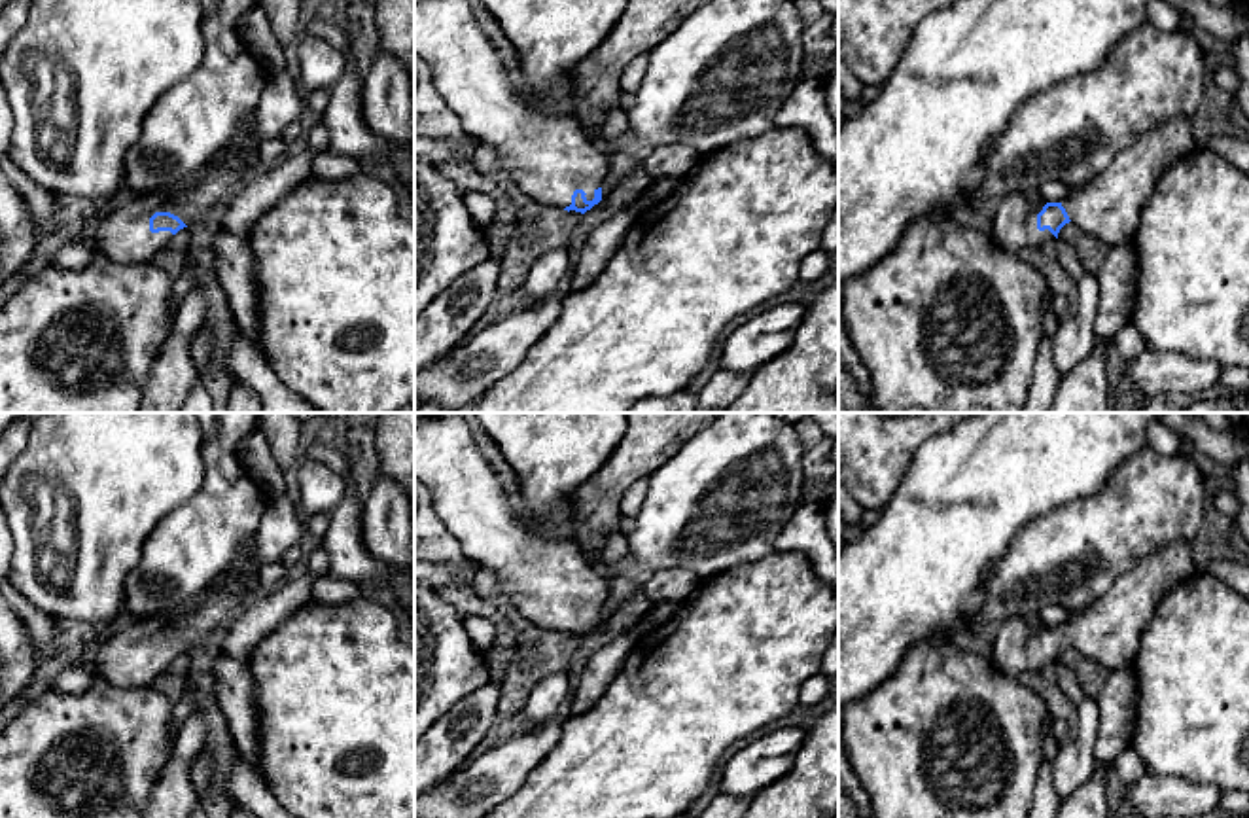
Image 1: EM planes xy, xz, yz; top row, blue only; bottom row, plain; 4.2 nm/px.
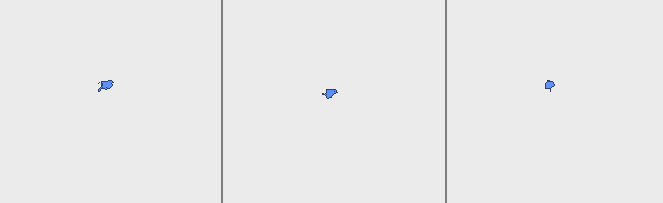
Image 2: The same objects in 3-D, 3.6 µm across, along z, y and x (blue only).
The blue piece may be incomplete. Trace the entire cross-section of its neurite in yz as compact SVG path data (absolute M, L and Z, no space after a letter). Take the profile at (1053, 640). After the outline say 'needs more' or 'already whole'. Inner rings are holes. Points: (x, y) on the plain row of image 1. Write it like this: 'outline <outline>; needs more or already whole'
outline M1175 542L1145 559L1132 572L1113 583L1092 606L1069 614L1064 627L1045 627L1039 614L1011 617L995 627L997 634L990 655L992 668L1016 678L1024 672L1039 672L1048 663L1058 663L1060 653L1073 646L1081 655L1099 663L1107 670L1128 670L1134 665L1139 638L1151 623L1158 600L1179 581L1196 574L1192 542Z; needs more

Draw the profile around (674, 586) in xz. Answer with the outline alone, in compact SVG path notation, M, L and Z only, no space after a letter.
M685 568L657 570L653 576L636 583L628 578L611 579L611 595L602 610L602 623L634 593L642 591L653 606L662 602L681 604L698 587L700 578Z

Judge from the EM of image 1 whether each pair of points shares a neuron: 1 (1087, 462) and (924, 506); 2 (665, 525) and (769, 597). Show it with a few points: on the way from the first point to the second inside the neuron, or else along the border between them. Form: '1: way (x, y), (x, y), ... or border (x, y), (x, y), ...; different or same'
1: way (1047, 462), (1013, 462), (988, 476), (964, 497); same
2: border (773, 553), (720, 570), (704, 580); different

